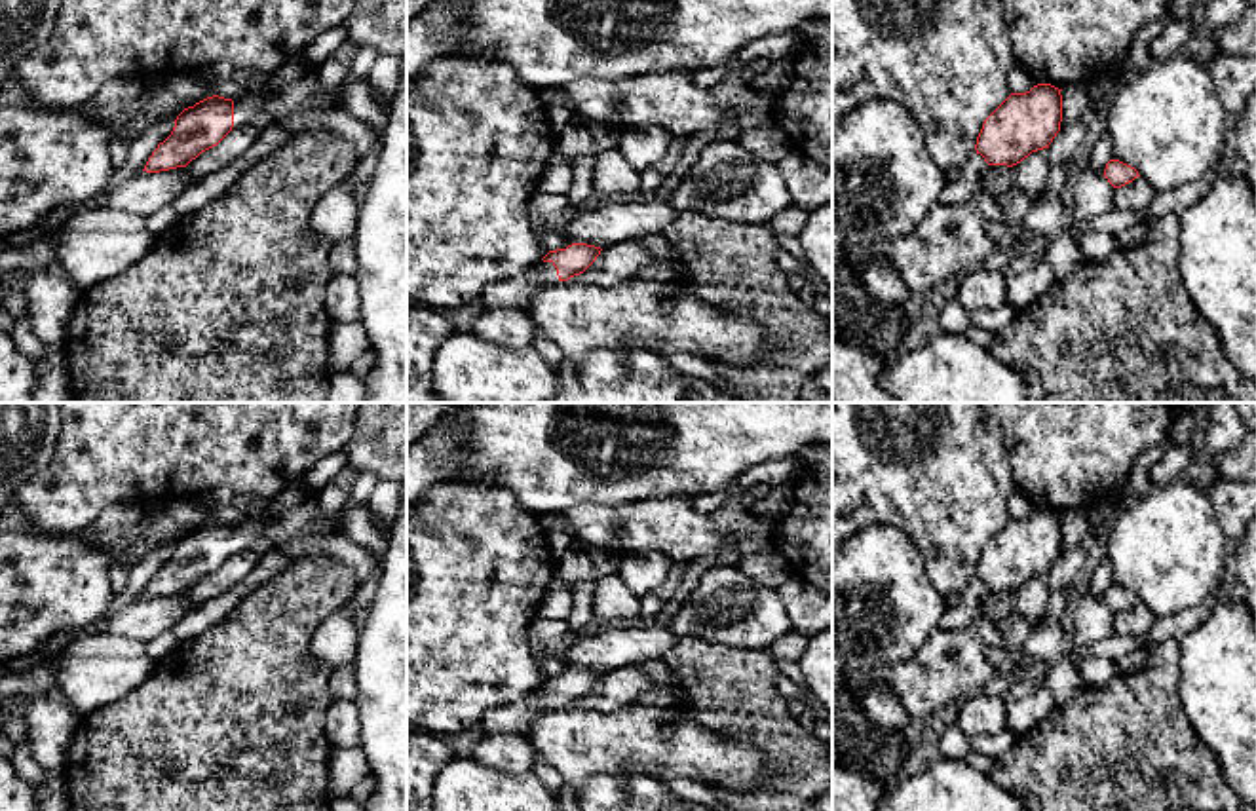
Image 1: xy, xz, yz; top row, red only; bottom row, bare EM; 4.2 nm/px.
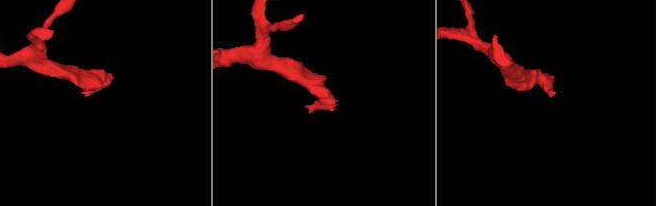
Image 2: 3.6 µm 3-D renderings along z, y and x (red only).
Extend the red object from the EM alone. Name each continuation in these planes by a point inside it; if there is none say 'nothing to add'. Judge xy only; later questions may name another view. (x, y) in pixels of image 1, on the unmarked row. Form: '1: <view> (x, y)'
1: xy (246, 538)

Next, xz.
1: xz (517, 716)

